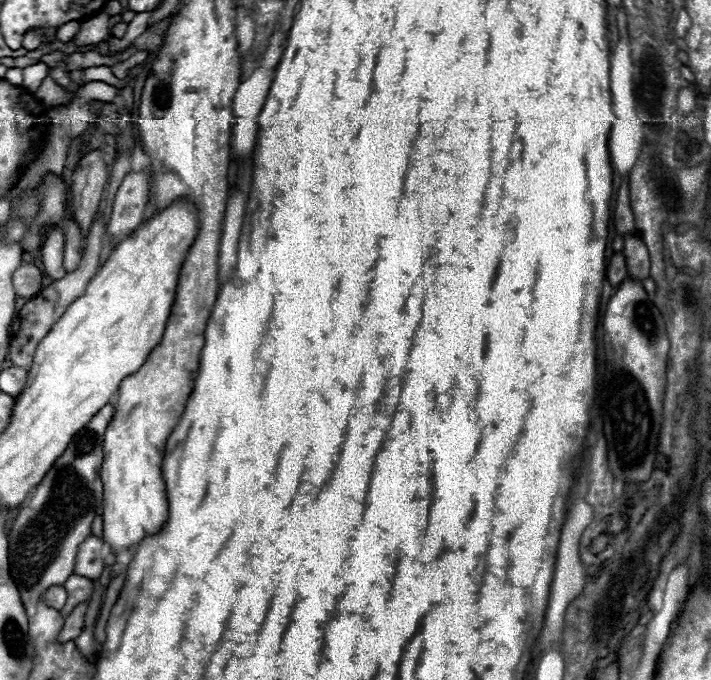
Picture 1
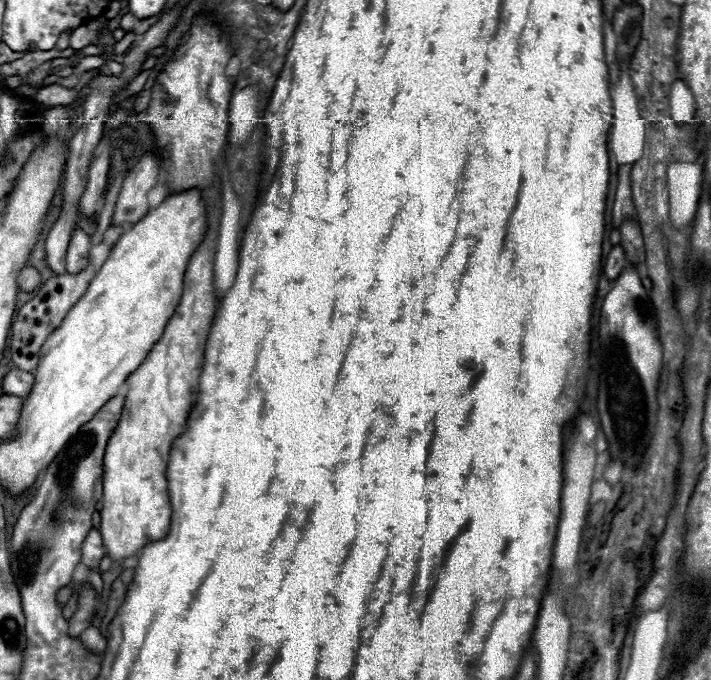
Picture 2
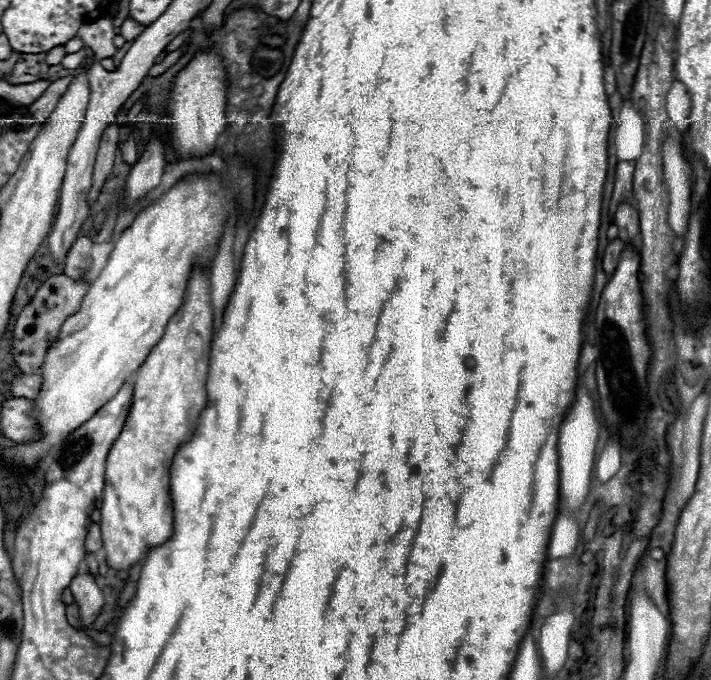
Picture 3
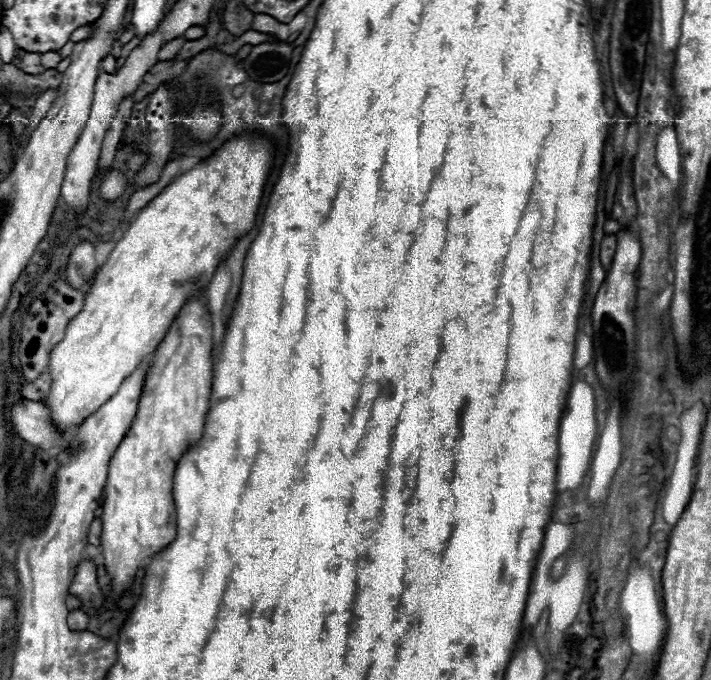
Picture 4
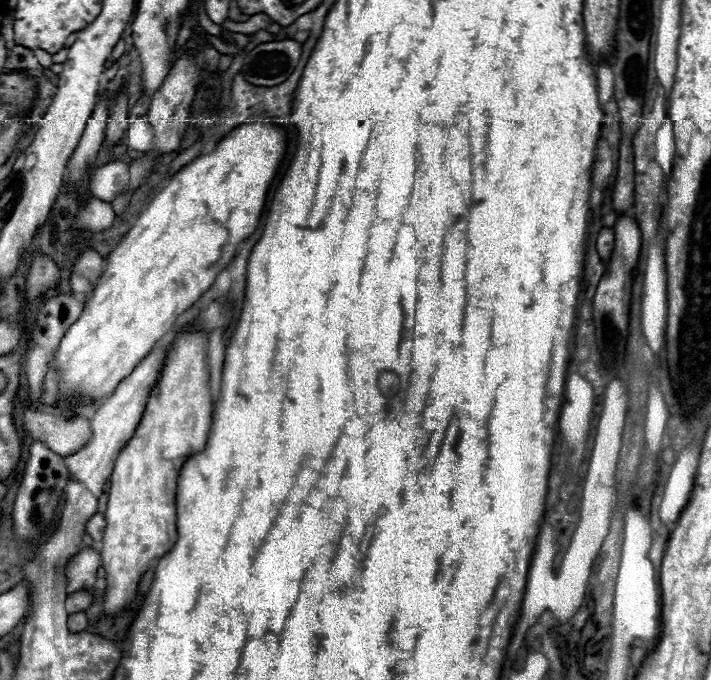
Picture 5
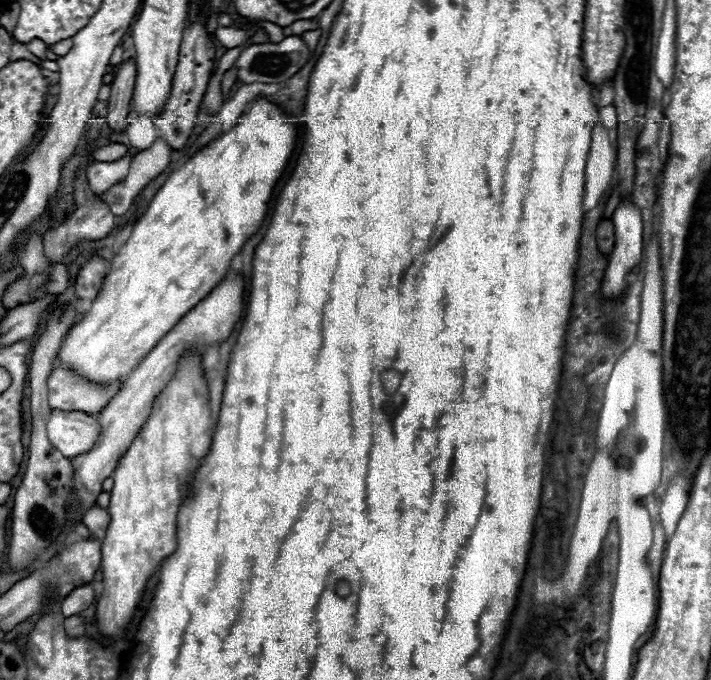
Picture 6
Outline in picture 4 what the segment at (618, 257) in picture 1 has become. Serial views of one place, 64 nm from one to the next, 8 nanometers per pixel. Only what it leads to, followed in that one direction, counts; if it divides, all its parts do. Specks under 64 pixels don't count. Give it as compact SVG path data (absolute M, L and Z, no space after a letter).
M604 234L602 242L600 242L600 262L604 268L608 268L612 264L612 256L616 252L616 236L614 234Z

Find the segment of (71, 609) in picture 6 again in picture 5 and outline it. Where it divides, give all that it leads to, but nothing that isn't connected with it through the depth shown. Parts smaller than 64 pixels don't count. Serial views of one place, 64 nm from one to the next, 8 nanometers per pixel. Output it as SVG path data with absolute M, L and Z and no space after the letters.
M78 590L78 592L72 592L72 594L66 596L66 602L64 602L68 614L82 612L82 610L86 610L90 604L92 604L92 592L90 592L90 590Z

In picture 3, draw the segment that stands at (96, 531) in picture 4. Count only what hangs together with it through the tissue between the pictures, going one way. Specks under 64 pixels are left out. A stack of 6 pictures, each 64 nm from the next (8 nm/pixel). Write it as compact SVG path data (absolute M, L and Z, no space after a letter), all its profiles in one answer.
M92 524L88 528L88 536L86 536L86 550L88 552L98 552L102 548L102 536L100 536L100 524Z

